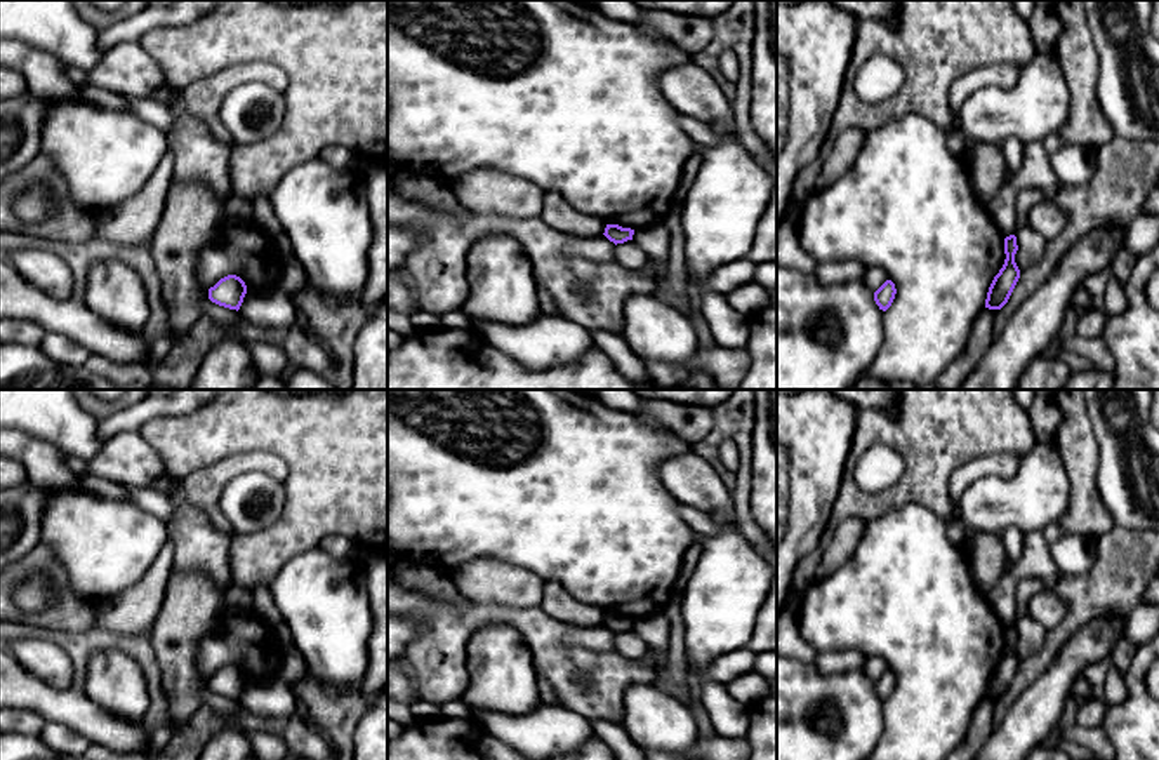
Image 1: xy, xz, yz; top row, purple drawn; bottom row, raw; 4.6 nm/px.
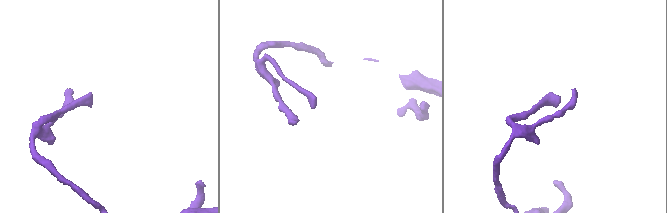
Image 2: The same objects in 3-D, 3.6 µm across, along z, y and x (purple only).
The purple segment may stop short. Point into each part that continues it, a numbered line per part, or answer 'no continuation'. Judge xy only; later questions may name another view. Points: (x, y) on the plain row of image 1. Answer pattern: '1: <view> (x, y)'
no continuation

